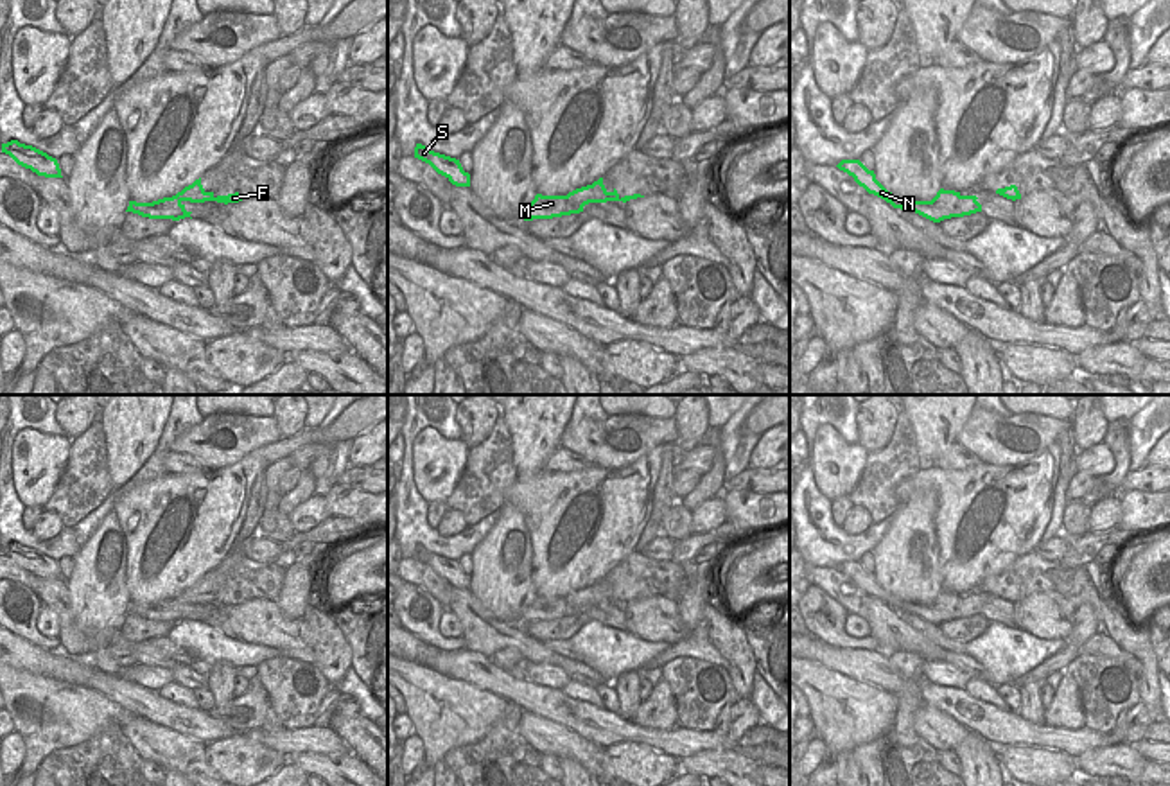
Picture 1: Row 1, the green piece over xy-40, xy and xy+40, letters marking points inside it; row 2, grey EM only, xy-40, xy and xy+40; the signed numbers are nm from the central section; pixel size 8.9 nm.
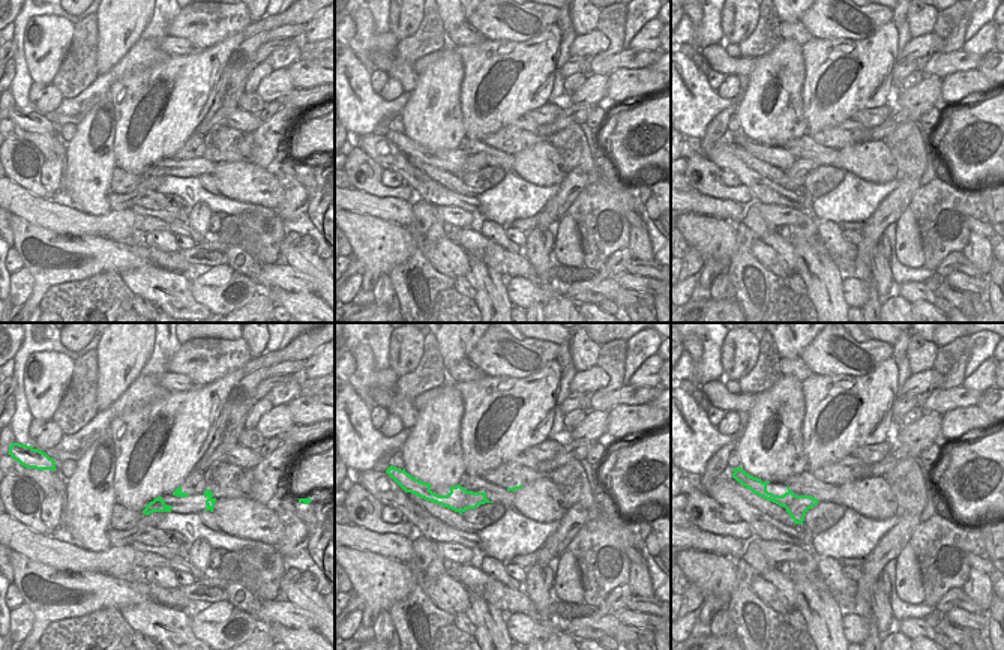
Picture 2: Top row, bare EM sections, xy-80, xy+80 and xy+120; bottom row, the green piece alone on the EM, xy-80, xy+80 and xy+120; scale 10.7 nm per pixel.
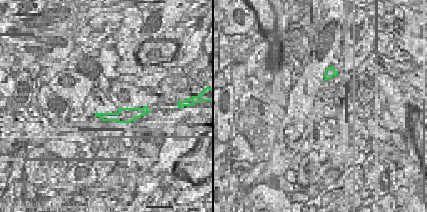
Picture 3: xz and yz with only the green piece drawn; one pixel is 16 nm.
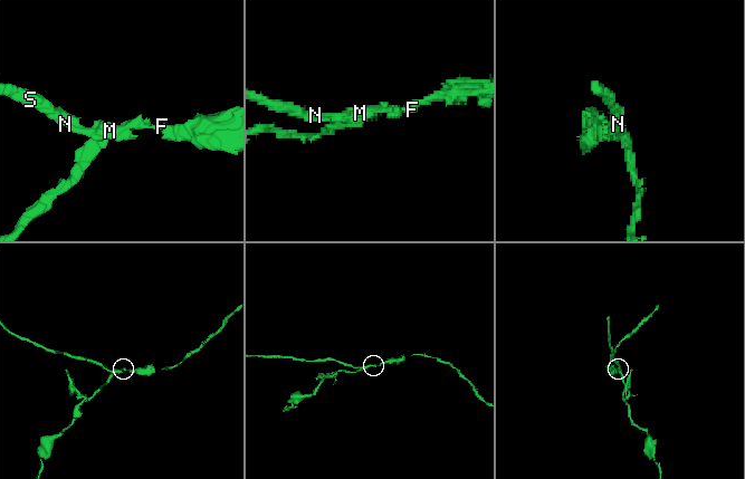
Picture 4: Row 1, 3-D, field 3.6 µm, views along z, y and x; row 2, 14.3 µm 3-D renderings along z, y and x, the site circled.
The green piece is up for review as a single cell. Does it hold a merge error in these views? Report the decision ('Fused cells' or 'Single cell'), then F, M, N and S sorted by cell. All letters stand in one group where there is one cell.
Fused cells. Groups: F / M N S

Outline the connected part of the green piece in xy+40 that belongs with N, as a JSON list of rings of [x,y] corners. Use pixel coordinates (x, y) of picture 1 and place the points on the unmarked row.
[[[842,562],[836,567],[840,572],[847,574],[854,580],[854,583],[863,589],[869,596],[874,596],[894,610],[915,614],[933,624],[940,624],[951,619],[964,619],[960,608],[964,605],[964,598],[955,592],[940,590],[931,603],[906,603],[895,599],[888,594],[878,581],[874,572],[869,572],[860,562]]]

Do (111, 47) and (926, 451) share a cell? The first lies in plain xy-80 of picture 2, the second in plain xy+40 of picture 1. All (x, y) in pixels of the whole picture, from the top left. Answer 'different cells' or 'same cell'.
same cell

